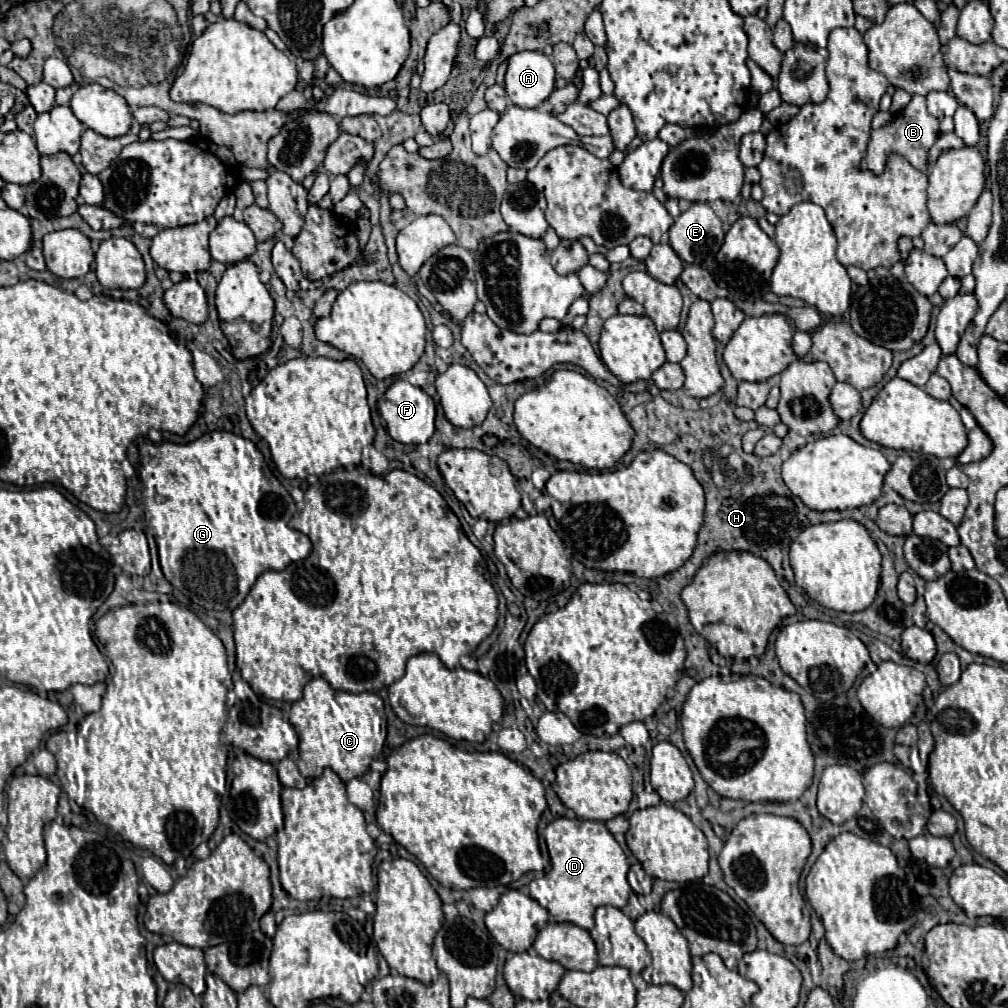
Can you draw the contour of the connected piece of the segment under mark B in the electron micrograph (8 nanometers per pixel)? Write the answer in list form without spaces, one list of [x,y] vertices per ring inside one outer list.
[[[913,95],[913,99],[909,101],[909,105],[895,115],[893,123],[889,127],[881,127],[871,131],[871,139],[869,139],[869,149],[867,149],[867,157],[863,159],[861,167],[871,169],[875,173],[881,173],[885,169],[887,163],[887,153],[899,153],[903,155],[913,167],[917,167],[919,171],[927,169],[927,151],[931,149],[931,145],[935,143],[939,135],[939,121],[927,113],[927,105],[925,105],[925,97],[921,95]]]

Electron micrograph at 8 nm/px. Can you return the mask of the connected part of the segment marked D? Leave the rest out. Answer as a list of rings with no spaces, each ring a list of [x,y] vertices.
[[[559,817],[547,825],[545,841],[551,855],[551,871],[529,883],[529,895],[549,911],[553,921],[573,923],[589,931],[593,929],[597,907],[625,907],[632,892],[627,883],[627,857],[603,823]]]

